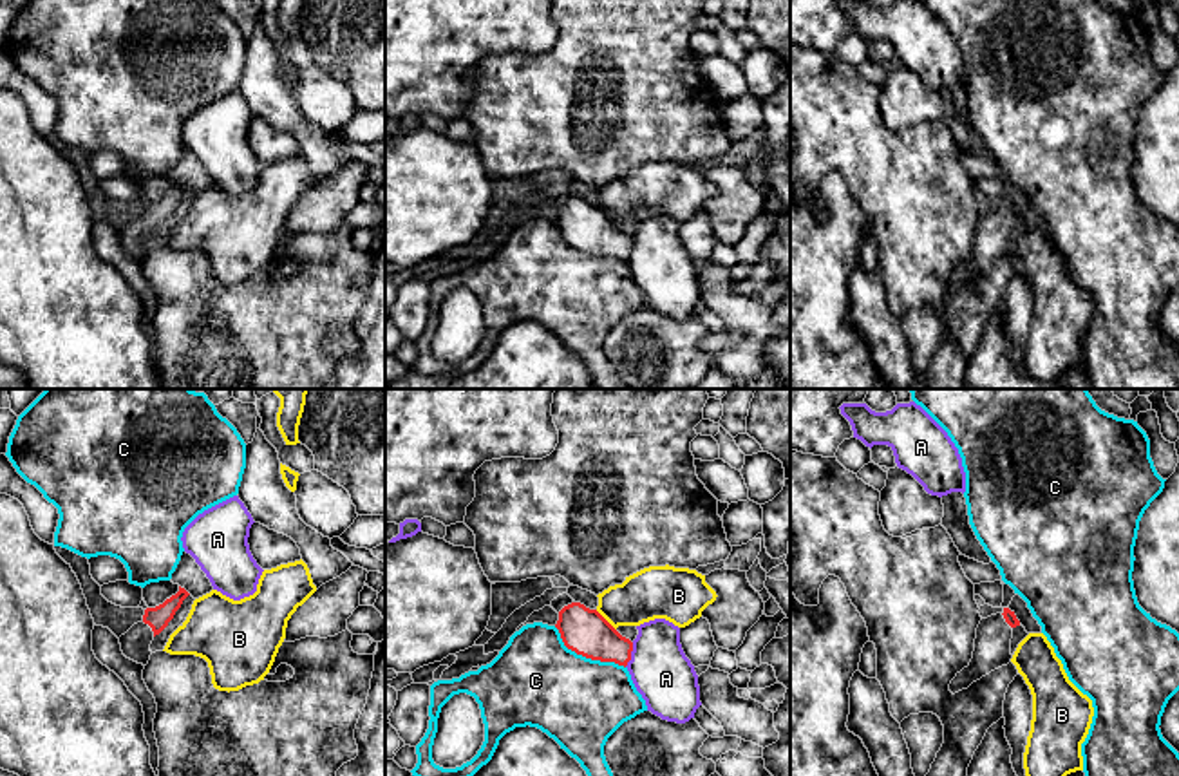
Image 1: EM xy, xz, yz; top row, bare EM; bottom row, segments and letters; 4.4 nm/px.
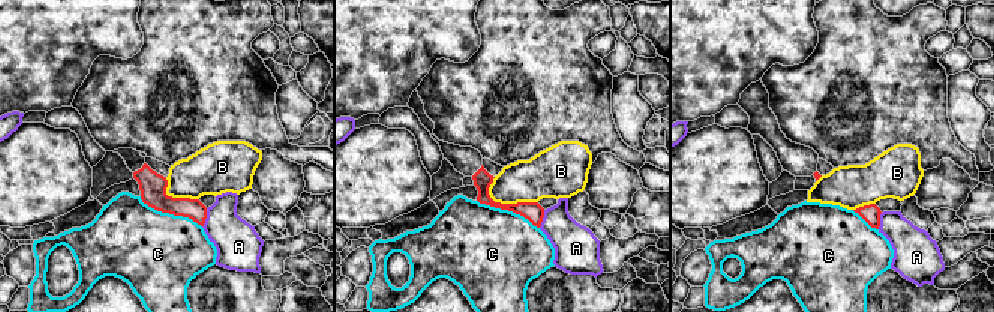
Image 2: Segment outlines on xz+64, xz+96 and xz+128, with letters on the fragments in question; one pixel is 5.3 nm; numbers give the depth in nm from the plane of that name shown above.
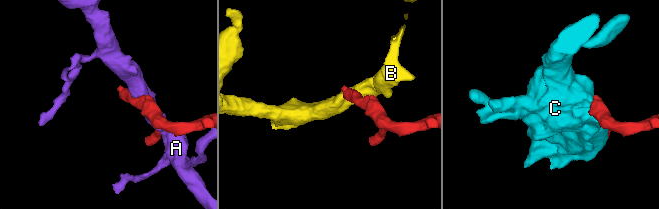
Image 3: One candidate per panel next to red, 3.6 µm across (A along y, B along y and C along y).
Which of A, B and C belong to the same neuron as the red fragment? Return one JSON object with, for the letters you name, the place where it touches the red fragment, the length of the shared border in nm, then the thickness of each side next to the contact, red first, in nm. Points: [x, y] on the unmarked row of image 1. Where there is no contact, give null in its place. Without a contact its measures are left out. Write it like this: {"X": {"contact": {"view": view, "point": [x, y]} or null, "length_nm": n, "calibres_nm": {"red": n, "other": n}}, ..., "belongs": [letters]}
{"belongs": []}

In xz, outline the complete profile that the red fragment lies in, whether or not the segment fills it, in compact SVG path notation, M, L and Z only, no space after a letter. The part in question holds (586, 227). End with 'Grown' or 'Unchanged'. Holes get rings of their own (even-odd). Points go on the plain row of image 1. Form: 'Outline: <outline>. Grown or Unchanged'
Outline: M571 197L559 206L555 222L564 241L591 255L627 260L633 237L622 232L597 204Z. Unchanged

